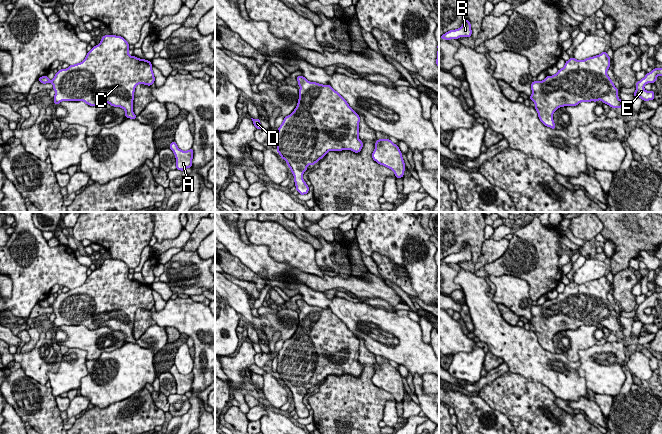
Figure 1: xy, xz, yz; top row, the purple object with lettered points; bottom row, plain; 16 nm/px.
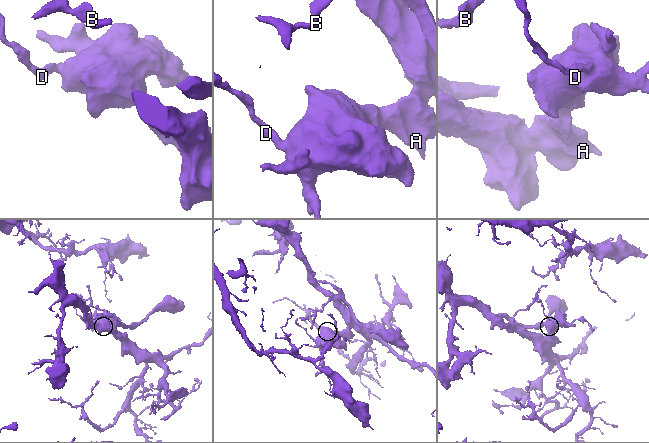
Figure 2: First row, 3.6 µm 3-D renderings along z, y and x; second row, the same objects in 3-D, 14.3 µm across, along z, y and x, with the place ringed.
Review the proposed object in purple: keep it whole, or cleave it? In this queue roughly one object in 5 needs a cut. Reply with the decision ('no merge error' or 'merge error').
no merge error

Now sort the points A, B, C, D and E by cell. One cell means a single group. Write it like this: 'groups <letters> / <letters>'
groups A B C D E

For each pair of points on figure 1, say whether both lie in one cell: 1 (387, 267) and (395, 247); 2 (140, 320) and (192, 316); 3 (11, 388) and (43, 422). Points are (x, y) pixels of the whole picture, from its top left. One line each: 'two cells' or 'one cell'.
1: two cells
2: two cells
3: one cell

